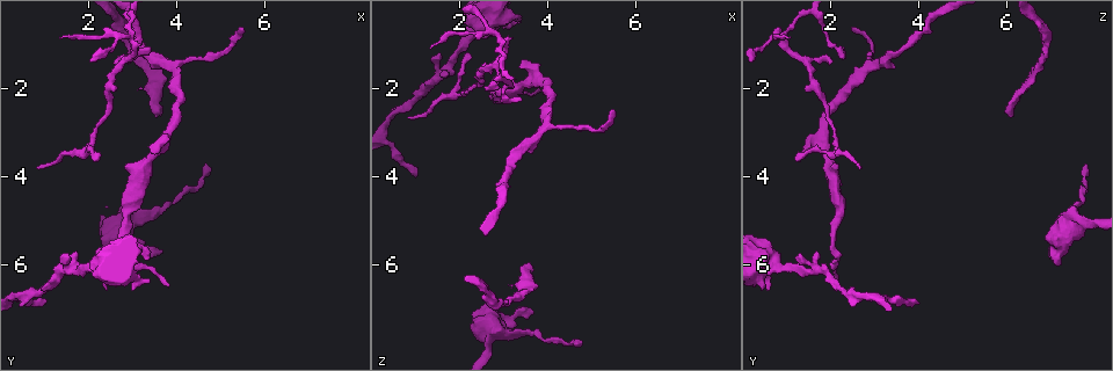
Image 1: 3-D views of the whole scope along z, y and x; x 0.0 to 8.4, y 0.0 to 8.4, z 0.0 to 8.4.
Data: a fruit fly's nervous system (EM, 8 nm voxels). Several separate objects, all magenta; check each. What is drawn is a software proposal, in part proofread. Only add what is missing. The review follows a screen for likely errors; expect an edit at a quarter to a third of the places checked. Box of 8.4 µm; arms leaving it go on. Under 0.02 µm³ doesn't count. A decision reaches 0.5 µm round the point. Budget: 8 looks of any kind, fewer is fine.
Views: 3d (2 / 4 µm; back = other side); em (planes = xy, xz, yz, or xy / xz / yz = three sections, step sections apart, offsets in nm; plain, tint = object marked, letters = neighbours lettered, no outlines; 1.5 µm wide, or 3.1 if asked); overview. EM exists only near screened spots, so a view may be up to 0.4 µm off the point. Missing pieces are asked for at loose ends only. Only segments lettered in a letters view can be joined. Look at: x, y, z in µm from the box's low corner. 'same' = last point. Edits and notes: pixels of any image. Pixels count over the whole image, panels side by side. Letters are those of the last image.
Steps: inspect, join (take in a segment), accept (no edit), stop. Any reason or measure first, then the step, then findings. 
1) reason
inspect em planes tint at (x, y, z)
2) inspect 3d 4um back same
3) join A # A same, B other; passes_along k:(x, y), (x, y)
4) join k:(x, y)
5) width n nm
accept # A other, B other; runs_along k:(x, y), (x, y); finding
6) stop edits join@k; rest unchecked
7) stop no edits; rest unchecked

free end
inspect em planes letters at (3.60, 2.55, 6.15)

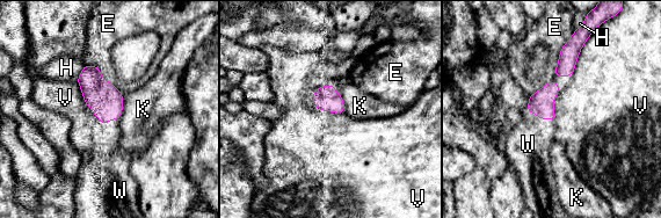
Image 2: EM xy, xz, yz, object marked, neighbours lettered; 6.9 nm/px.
longest_contact E 280 nm
join 2:(108, 150) # E other, H other, K other, V other, W same; it goes on there

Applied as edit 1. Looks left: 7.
see it whole again
inspect overview

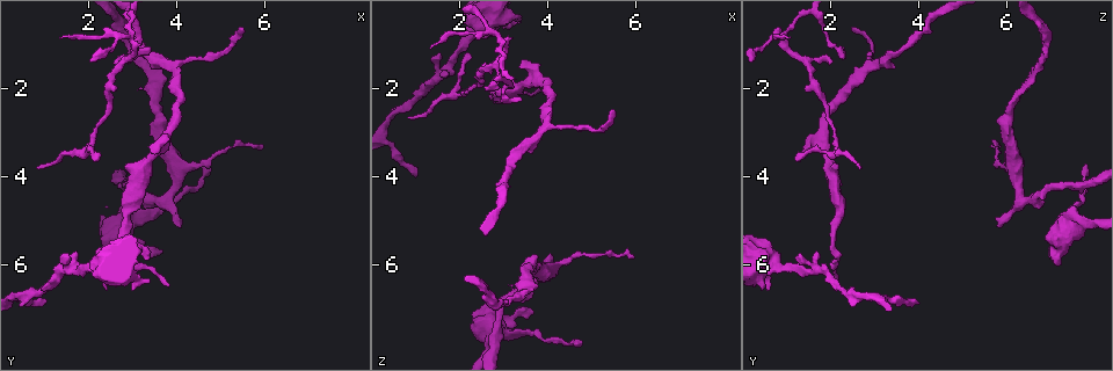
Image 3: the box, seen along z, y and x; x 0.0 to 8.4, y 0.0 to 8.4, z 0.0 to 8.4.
branch stops here
inspect em planes letters at (3.60, 5.65, 7.10)

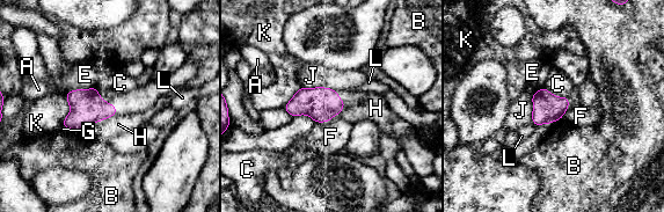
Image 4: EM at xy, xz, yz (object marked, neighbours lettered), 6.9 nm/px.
accept # A other, B other, C other, E other, F other, G other, H other, J other, K other, L other; border 4:(544, 87), (557, 96), (567, 97); no lettered segment goes on from it

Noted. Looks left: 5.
tapers out
inspect em planes plain at (4.65, 3.70, 7.75)

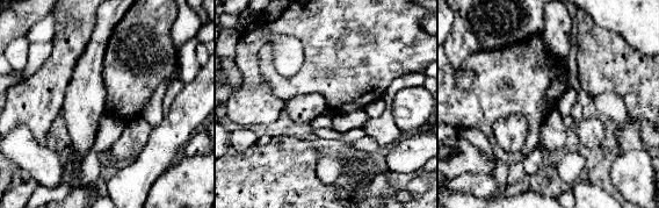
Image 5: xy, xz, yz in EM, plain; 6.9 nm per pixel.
inspect em planes letters same

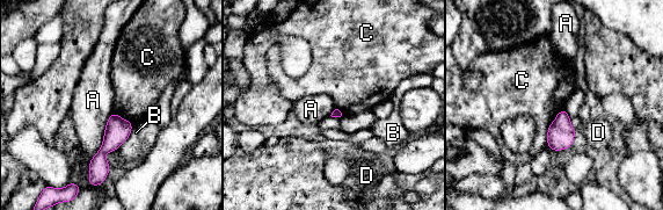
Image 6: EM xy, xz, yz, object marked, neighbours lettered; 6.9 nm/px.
longest_contact A 550 nm
accept # A other, B other, C other, D other; no lettered segment goes on from it

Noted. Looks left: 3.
stop edits join@2; rest unchecked

